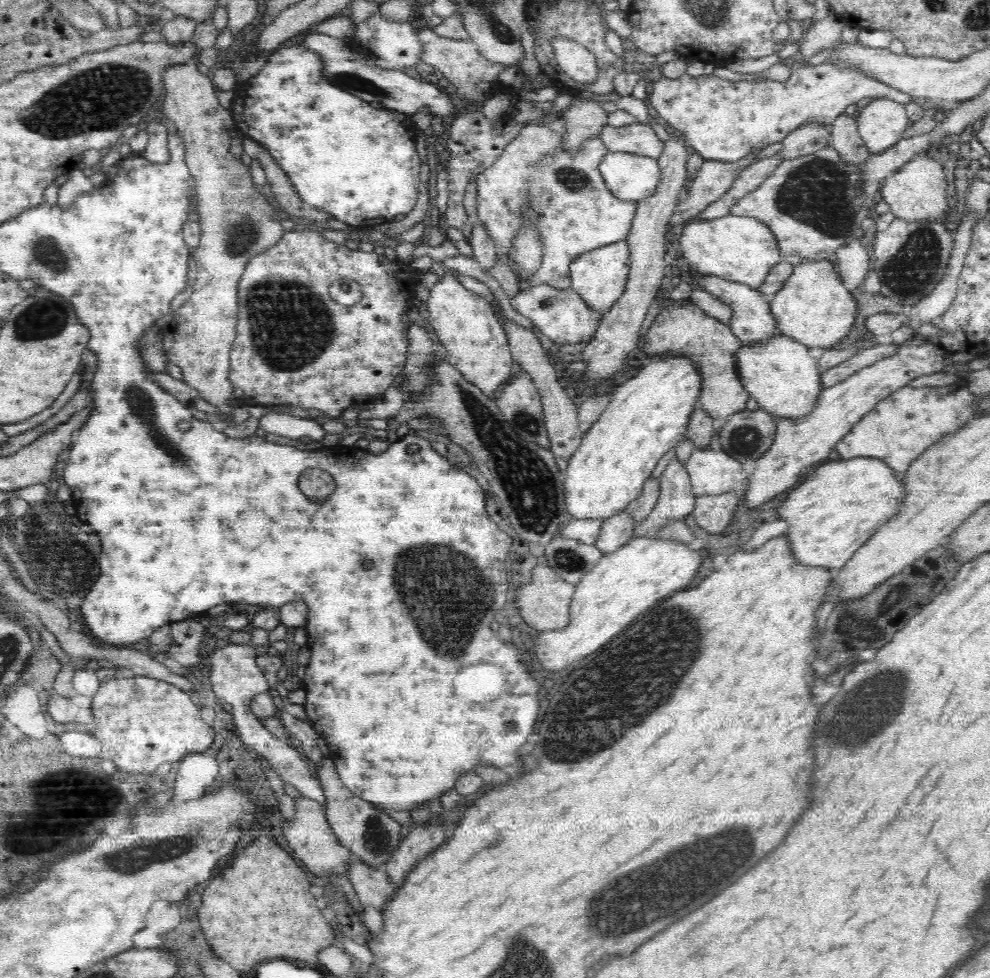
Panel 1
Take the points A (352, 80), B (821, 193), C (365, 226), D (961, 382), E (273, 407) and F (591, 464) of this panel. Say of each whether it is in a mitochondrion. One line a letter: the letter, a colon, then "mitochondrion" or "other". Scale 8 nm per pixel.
A: mitochondrion
B: mitochondrion
C: other
D: other
E: other
F: other

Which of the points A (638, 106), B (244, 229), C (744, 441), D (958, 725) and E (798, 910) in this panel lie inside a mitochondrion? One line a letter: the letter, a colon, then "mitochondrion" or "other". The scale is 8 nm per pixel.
A: other
B: mitochondrion
C: mitochondrion
D: other
E: other

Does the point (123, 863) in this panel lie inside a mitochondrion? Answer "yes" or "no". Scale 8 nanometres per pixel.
yes

